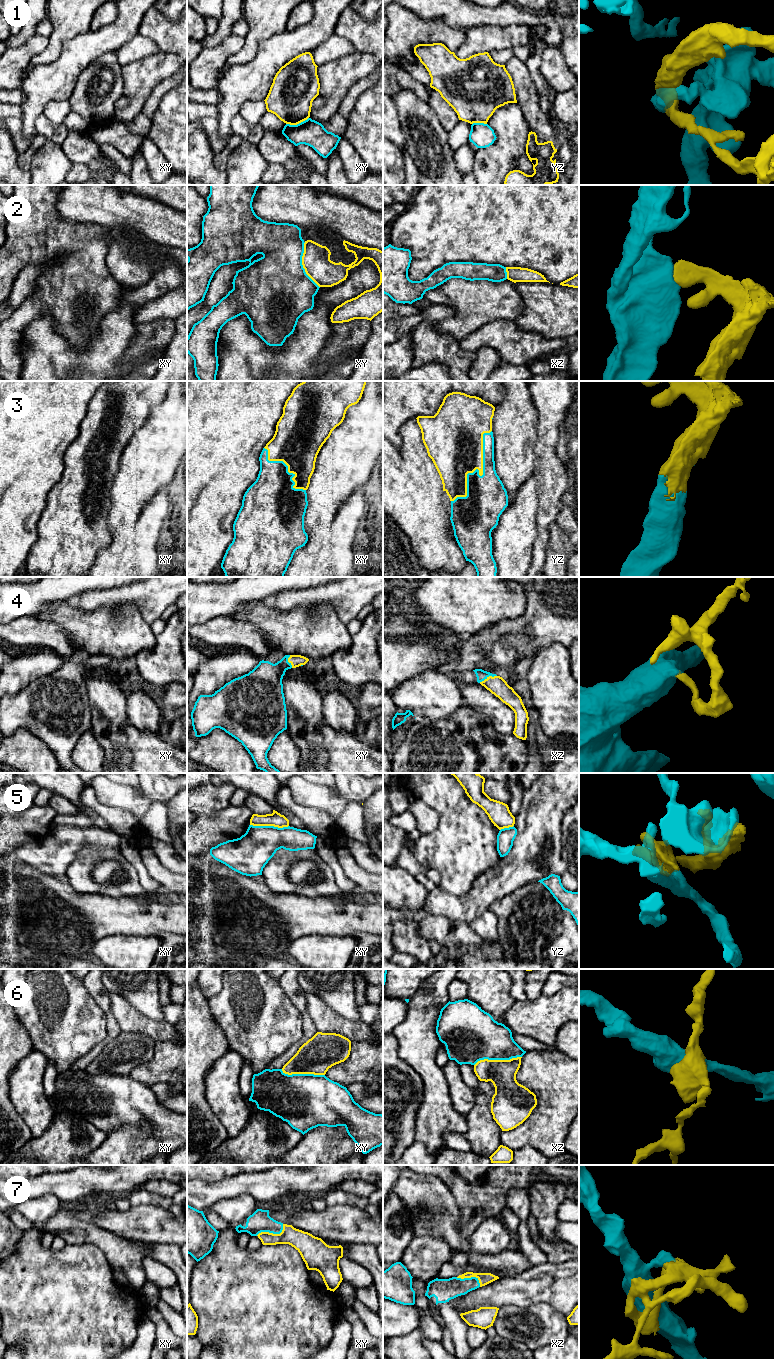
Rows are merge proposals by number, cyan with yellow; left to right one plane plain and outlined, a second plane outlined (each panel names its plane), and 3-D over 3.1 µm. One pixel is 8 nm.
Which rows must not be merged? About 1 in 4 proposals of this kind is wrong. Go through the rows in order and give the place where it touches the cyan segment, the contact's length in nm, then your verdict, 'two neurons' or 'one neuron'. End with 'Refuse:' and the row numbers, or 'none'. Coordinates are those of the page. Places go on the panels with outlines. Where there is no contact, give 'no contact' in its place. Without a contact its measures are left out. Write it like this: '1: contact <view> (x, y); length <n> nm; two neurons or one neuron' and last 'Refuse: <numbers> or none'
1: contact xy (297, 124); length 190 nm; one neuron
2: contact xy (302, 265); length 380 nm; two neurons
3: contact yz (478, 474); length 650 nm; one neuron
4: contact xz (487, 676); length 160 nm; one neuron
5: contact xy (269, 826); length 320 nm; two neurons
6: contact xz (497, 1059); length 400 nm; two neurons
7: contact xy (272, 1232); length 240 nm; two neurons
Refuse: 2, 5, 6, 7

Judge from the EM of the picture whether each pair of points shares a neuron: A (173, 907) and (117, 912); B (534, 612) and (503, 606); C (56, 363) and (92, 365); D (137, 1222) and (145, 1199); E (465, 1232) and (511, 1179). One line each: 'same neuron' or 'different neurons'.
A: same neuron
B: different neurons
C: same neuron
D: different neurons
E: same neuron

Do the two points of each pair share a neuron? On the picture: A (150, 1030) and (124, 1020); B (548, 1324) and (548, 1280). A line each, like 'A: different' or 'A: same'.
A: same
B: different

